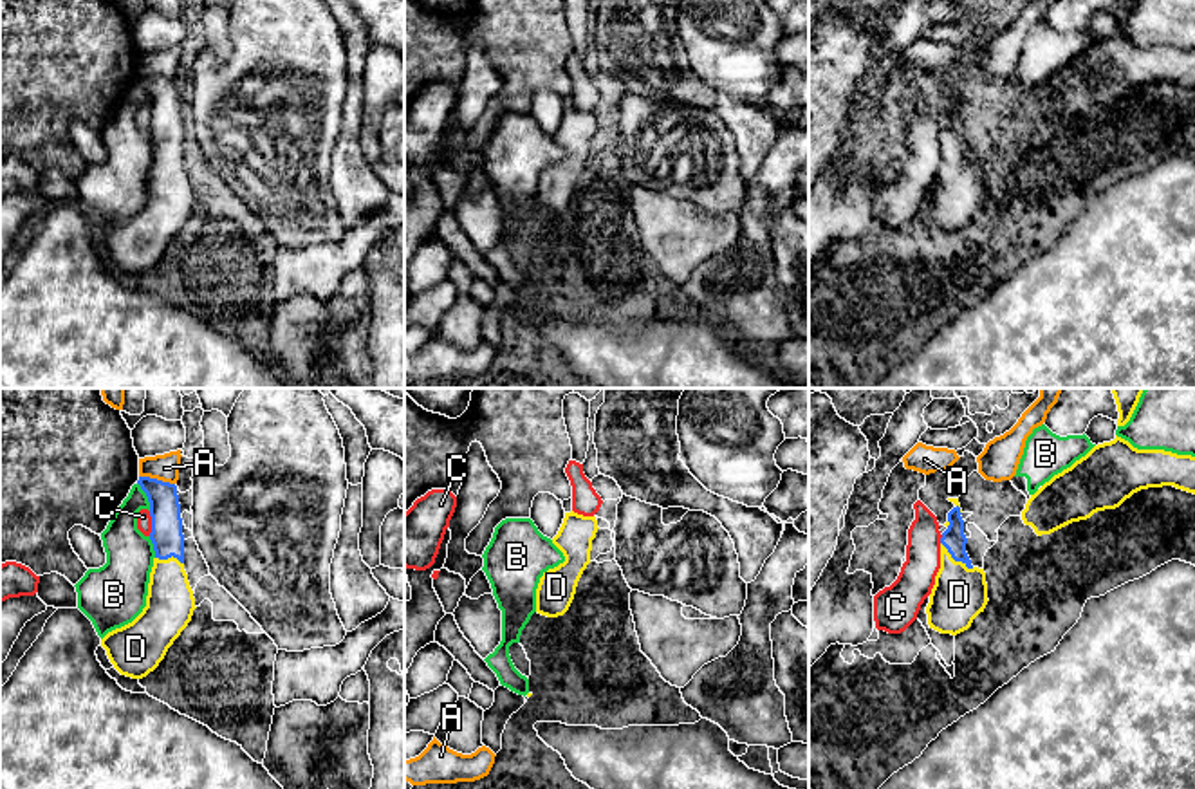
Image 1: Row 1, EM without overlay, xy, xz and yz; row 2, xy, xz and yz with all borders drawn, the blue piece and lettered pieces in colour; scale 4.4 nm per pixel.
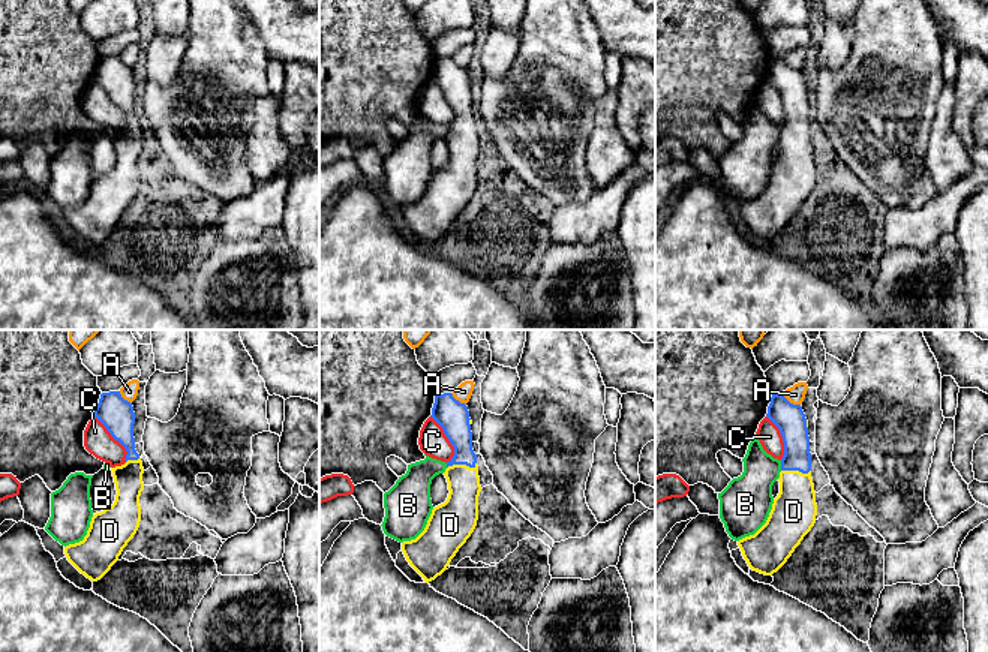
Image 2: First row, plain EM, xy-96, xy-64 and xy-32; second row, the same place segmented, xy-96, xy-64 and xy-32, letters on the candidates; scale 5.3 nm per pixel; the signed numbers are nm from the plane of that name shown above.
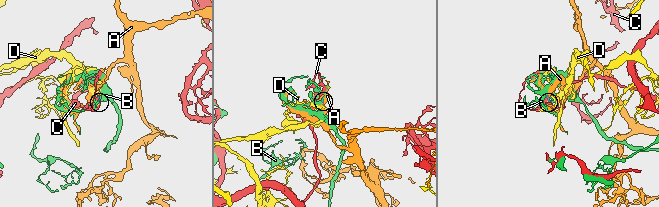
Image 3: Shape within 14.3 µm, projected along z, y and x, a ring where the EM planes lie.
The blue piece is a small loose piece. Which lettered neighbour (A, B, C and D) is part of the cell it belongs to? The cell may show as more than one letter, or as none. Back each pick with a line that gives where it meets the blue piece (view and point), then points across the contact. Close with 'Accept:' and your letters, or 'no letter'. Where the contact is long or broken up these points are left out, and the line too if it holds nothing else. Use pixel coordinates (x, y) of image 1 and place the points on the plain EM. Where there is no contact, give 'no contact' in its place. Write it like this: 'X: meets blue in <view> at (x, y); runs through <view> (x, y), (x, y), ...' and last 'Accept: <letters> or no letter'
D: meets blue in yz at (955, 156); runs through yz (954, 134), (955, 156), (959, 190)
Accept: D

